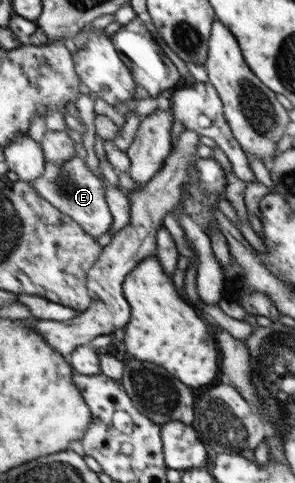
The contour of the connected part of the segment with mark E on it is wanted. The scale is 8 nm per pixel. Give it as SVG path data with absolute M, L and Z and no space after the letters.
M76 153L72 158L66 159L62 164L50 164L45 161L44 172L29 185L42 197L45 198L54 208L70 216L86 232L96 237L109 232L113 216L107 205L105 195L105 184L87 164L86 161Z

